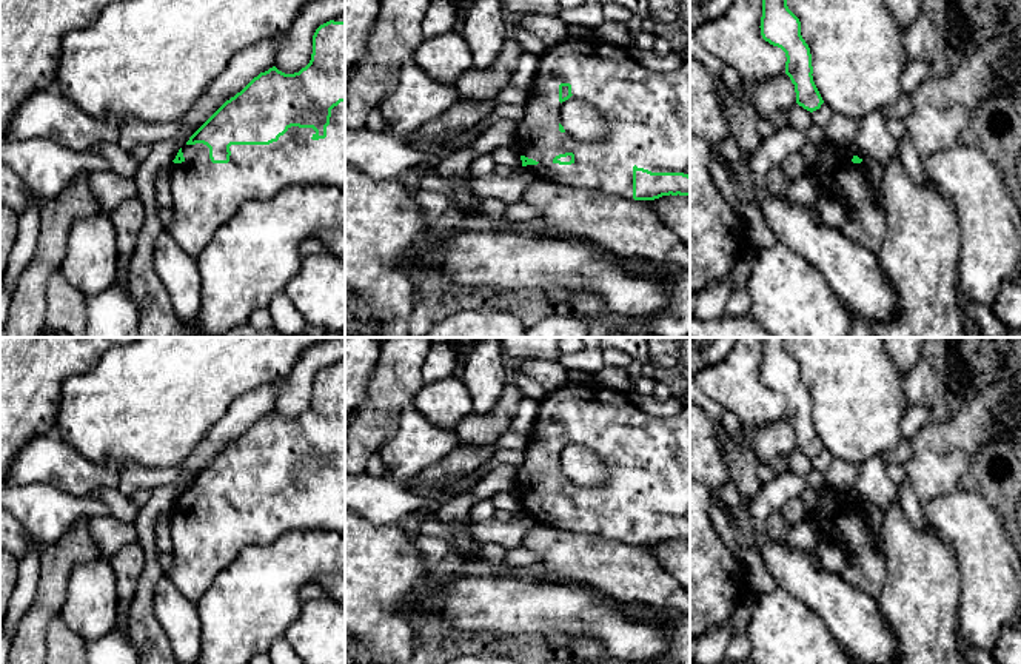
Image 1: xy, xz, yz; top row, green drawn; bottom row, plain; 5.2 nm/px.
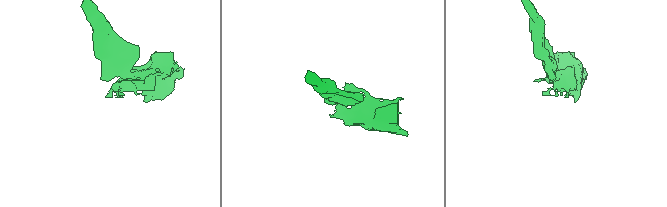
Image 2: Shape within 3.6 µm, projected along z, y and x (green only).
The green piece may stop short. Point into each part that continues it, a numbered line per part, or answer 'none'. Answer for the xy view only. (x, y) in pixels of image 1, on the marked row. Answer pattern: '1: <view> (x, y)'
1: xy (205, 194)

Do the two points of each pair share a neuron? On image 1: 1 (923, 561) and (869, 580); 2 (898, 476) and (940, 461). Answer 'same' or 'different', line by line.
1: different
2: different

